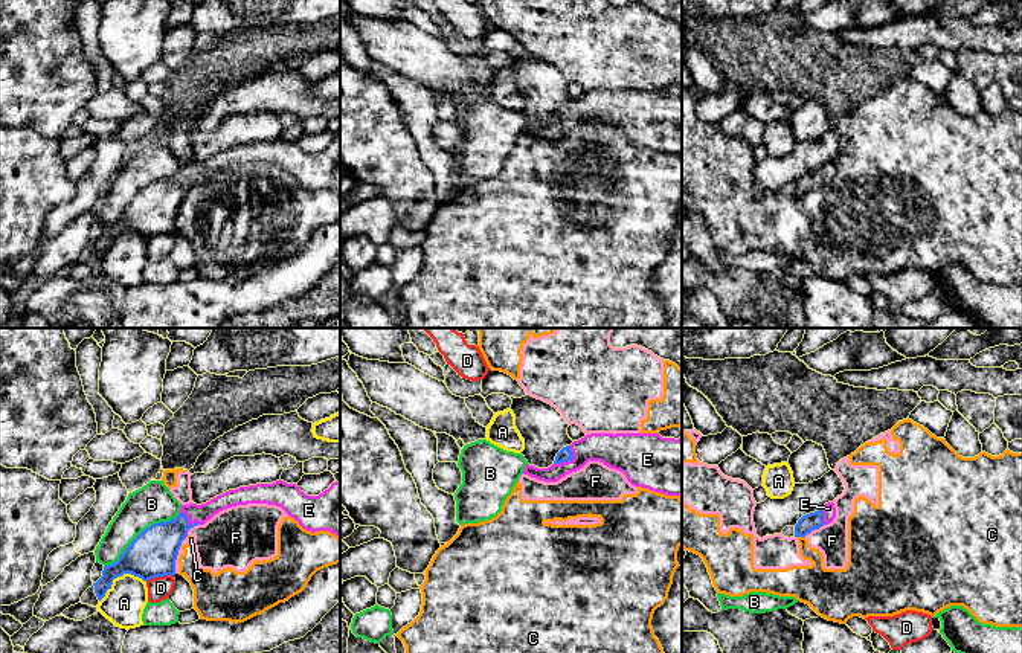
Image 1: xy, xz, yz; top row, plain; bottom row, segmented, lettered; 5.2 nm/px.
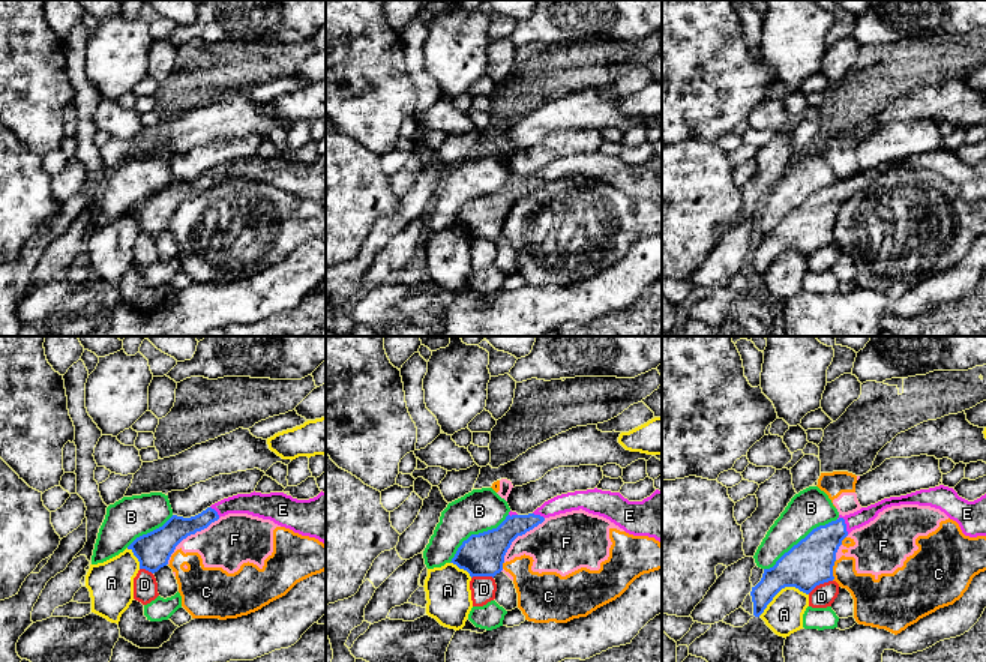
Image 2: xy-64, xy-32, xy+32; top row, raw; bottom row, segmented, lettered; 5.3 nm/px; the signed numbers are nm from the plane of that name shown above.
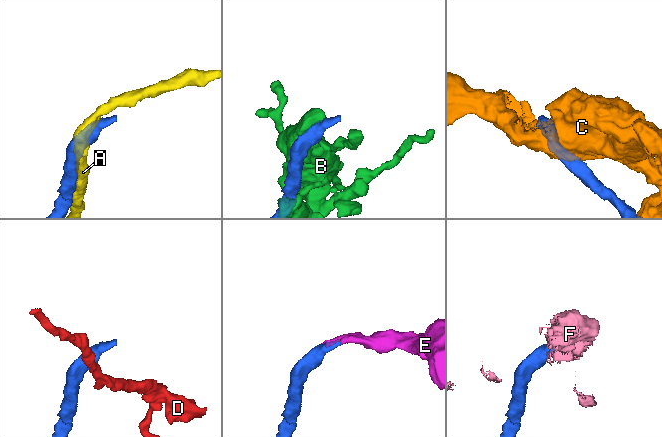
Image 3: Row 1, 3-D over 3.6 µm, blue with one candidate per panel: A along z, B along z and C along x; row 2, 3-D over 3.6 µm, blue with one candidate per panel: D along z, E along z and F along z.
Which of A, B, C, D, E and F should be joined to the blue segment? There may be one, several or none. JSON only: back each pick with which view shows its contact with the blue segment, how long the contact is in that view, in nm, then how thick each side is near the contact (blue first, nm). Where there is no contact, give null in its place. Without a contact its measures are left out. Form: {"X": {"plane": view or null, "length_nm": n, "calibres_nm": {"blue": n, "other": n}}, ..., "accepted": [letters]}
{"E": {"plane": "xz", "length_nm": 140, "calibres_nm": {"blue": 70, "other": 180}}, "accepted": ["E"]}

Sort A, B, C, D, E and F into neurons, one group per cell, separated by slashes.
A / B / C F / D / E

